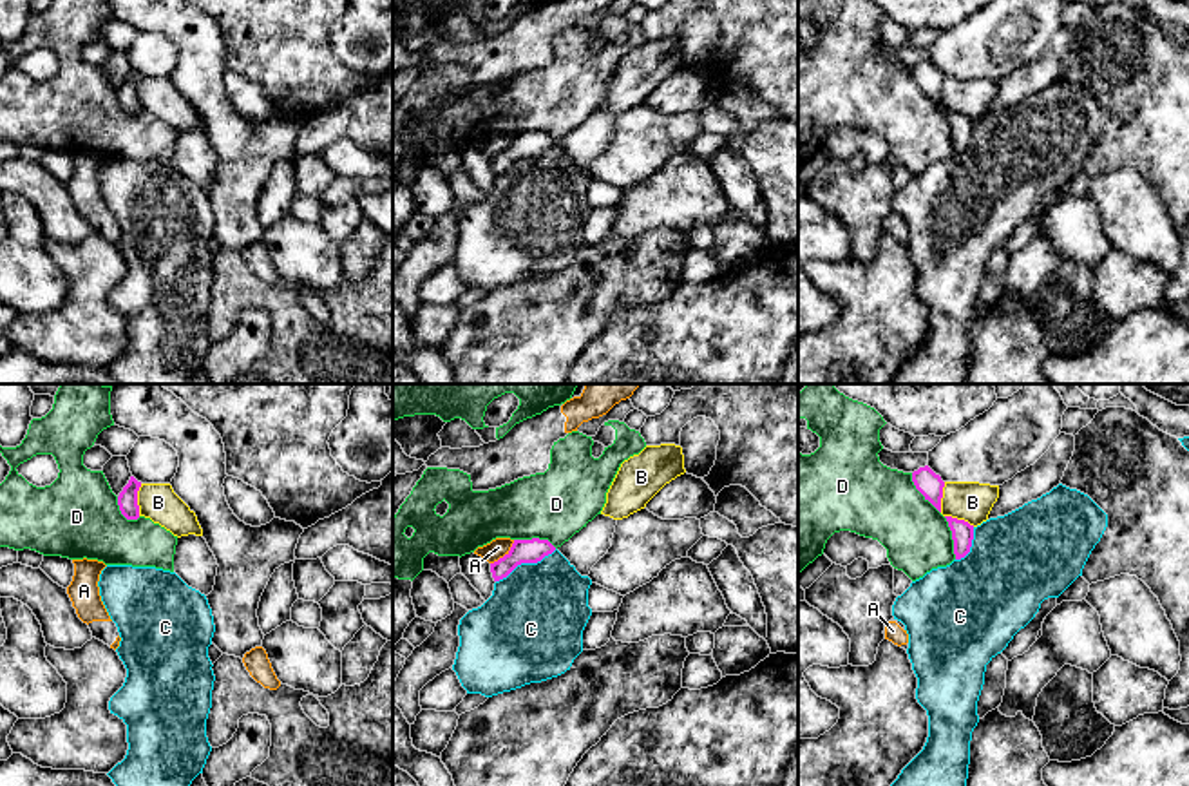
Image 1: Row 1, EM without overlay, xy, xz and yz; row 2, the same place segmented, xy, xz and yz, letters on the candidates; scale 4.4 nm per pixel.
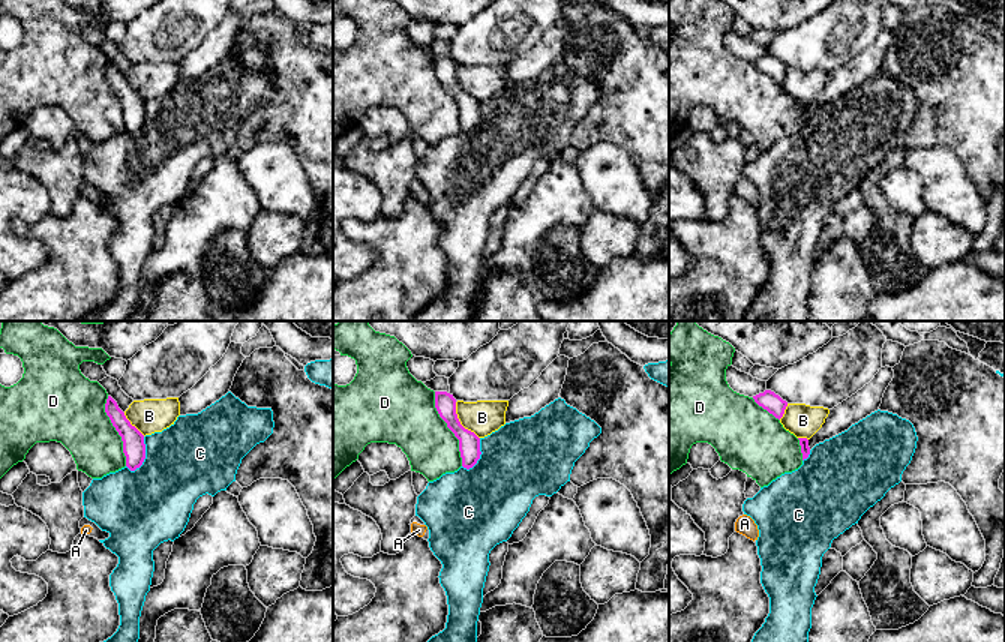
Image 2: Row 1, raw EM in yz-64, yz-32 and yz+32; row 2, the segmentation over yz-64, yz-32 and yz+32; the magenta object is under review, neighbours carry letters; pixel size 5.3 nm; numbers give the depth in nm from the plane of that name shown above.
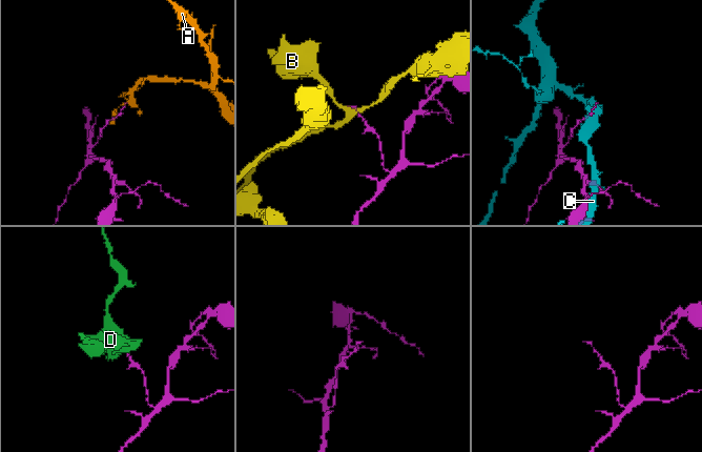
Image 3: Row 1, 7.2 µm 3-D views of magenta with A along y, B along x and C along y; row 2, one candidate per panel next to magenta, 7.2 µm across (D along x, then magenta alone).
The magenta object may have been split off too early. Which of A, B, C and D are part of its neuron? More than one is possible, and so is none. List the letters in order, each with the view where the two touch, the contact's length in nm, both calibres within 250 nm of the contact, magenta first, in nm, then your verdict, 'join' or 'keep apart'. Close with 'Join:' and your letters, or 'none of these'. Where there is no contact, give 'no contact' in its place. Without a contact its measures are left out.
A: meets magenta in xz; contact 160 nm long; 110 nm thick on the magenta side, 90 nm on the other; keep apart
B: meets magenta in xy; contact 140 nm long; 90 nm thick on the magenta side, 160 nm on the other; keep apart
C: meets magenta in xz; contact 300 nm long; 110 nm thick on the magenta side, 440 nm on the other; keep apart
D: meets magenta in yz; contact 200 nm long; 100 nm thick on the magenta side, 300 nm on the other; keep apart
Join: none of these

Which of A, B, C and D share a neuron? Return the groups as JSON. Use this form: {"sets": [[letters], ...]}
{"sets": [["A"], ["B"], ["C"], ["D"]]}

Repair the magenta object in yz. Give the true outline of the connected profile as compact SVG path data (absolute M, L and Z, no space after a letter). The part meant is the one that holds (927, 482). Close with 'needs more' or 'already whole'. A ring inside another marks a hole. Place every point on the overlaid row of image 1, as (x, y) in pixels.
M928 465L912 473L916 489L941 513L941 498L945 482Z | already whole

